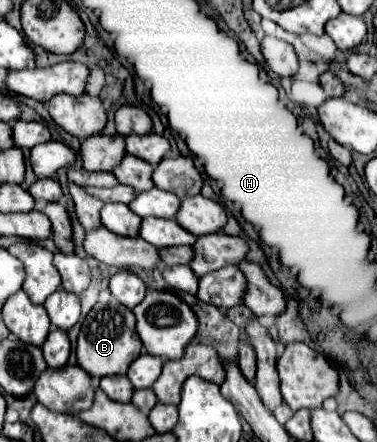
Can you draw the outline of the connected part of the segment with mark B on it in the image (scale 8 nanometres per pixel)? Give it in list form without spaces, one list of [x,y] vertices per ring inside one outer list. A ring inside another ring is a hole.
[[[112,300],[108,304],[98,302],[88,312],[78,336],[76,356],[80,368],[84,368],[90,376],[102,378],[112,374],[126,374],[128,366],[136,360],[136,356],[140,356],[140,352],[142,352],[142,342],[136,334],[136,318],[130,308]]]

